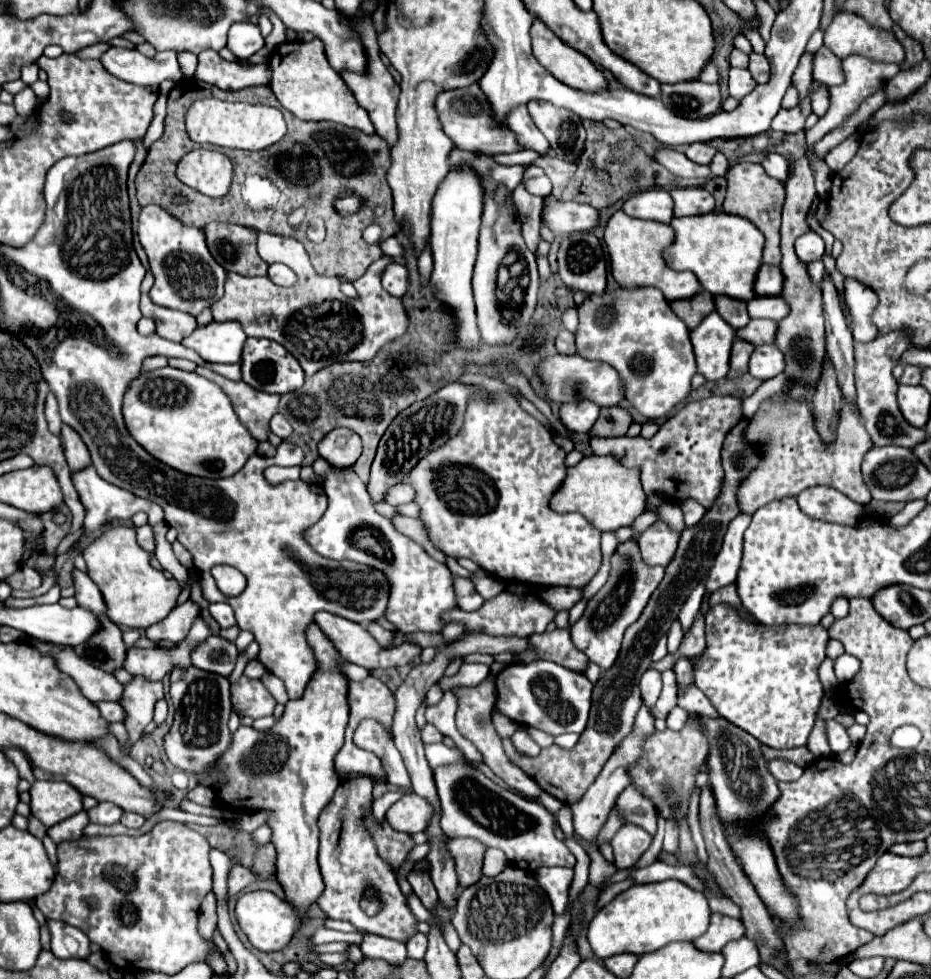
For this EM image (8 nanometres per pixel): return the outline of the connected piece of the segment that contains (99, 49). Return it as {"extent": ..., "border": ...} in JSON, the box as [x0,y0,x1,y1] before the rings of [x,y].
{"extent":[75,42,109,60],"border":[[[101,42],[101,44],[91,44],[91,46],[87,46],[87,48],[81,48],[81,50],[77,50],[75,54],[77,54],[79,58],[95,58],[95,60],[99,60],[101,54],[103,54],[107,48],[109,48],[109,44]]]}

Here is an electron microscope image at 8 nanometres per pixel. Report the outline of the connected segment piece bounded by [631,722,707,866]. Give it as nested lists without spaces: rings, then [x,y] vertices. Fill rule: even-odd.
[[[687,722],[681,732],[673,732],[667,728],[663,732],[657,730],[651,738],[647,738],[643,746],[641,762],[637,762],[637,766],[631,770],[633,784],[647,798],[653,800],[655,808],[663,814],[663,818],[679,820],[681,832],[679,832],[679,856],[677,858],[685,866],[691,866],[691,862],[695,864],[695,858],[697,858],[695,844],[691,840],[691,832],[687,826],[687,806],[689,806],[691,788],[695,784],[695,774],[699,772],[699,766],[705,764],[705,758],[707,758],[707,740],[693,722]]]

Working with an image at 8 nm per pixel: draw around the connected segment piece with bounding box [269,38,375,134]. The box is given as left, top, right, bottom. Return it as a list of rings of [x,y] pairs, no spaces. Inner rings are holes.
[[[285,42],[281,44],[269,58],[269,66],[273,70],[271,88],[285,110],[289,110],[295,118],[303,121],[331,121],[345,124],[349,128],[363,130],[365,134],[375,134],[375,128],[367,116],[367,112],[355,102],[351,90],[345,86],[343,78],[329,66],[325,58],[323,42]]]

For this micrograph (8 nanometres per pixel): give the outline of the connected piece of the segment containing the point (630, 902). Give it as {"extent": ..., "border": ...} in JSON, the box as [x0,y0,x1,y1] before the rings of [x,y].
{"extent":[589,880,711,958],"border":[[[679,880],[659,884],[635,884],[619,894],[611,904],[595,914],[589,924],[589,944],[599,958],[615,954],[647,954],[675,940],[695,940],[705,934],[711,918],[711,908],[703,892],[685,886]]]}

